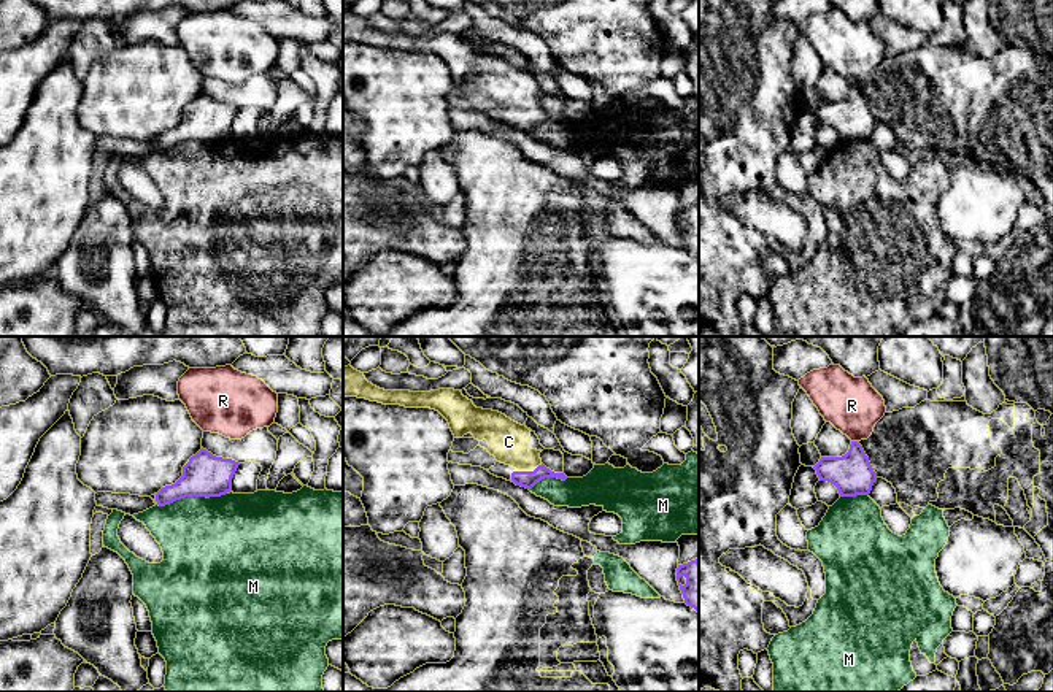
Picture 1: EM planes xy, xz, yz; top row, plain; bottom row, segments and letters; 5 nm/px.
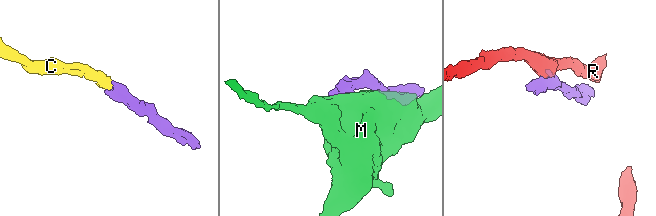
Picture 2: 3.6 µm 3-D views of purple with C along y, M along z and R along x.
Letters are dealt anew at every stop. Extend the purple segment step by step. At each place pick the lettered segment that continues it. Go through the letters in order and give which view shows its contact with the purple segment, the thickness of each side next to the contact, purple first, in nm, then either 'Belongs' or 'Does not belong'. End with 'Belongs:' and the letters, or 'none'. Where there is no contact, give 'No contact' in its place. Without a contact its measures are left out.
C: Touches purple in xz. Thickness 90 nm (purple) against 200 nm. Belongs
M: Touches purple in xy. Thickness 220 nm (purple) against 440 nm. Does not belong
R: Touches purple in yz. Thickness 200 nm (purple) against 280 nm. Does not belong
Belongs: C

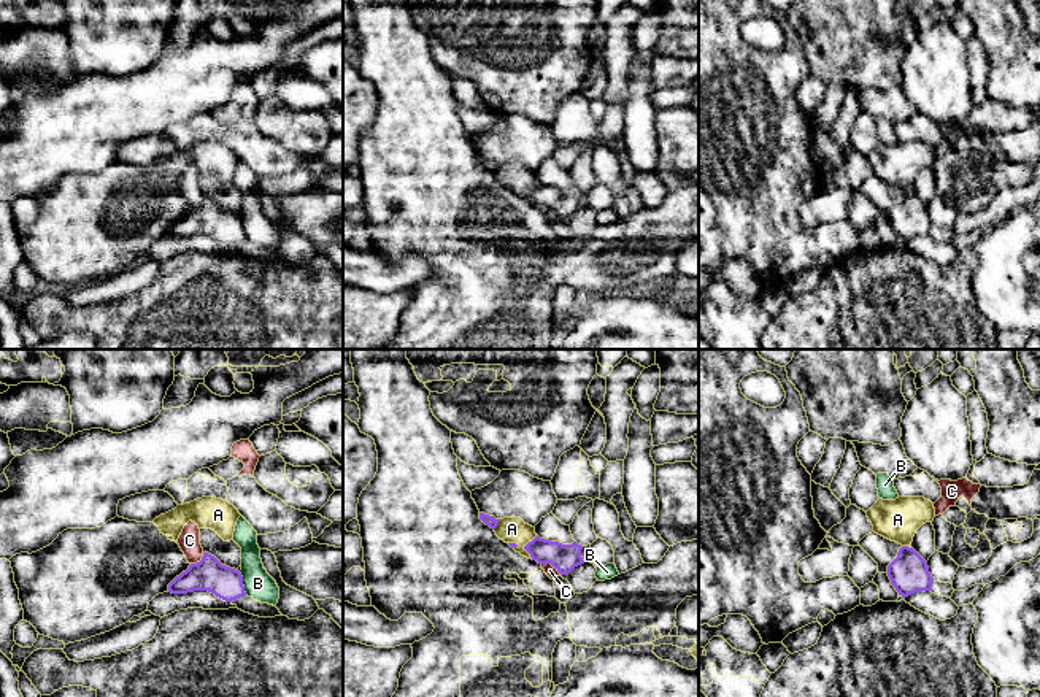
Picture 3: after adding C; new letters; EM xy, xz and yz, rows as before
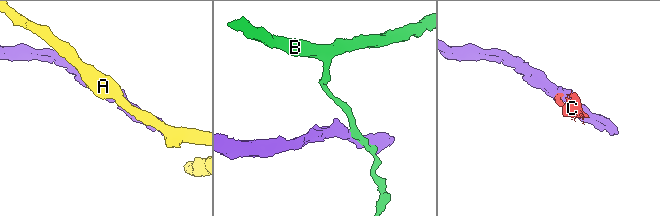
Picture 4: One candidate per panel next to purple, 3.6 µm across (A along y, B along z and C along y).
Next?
A: Touches purple in xz. Thickness 140 nm (purple) against 130 nm. Does not belong
B: Touches purple in xy. Thickness 160 nm (purple) against 150 nm. Does not belong
C: Touches purple in xz. Thickness 140 nm (purple) against 60 nm. Does not belong
Belongs: none

